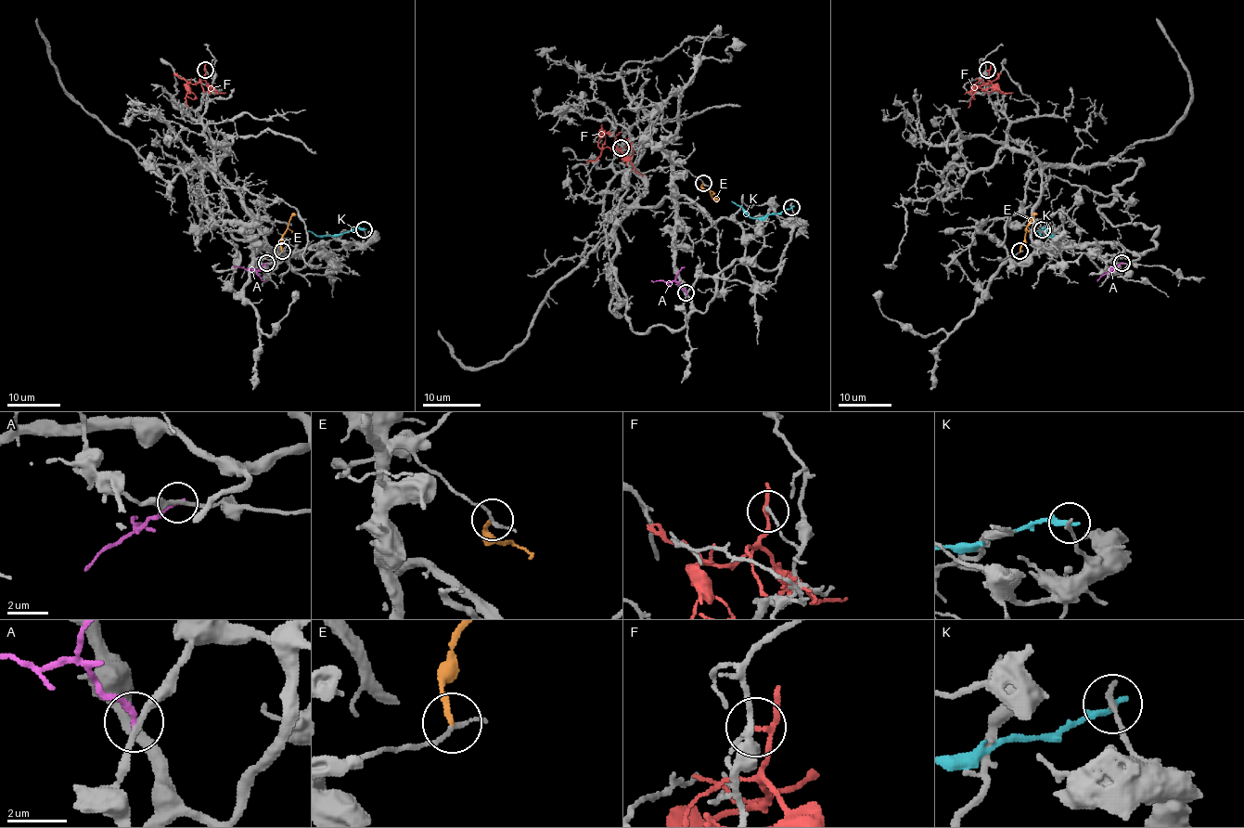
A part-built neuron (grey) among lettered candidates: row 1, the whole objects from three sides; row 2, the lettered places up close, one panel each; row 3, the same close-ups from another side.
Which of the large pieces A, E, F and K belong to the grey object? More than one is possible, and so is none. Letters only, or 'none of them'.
none of them

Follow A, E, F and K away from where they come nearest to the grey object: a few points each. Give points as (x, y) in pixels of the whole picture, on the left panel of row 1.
A: (266, 264), (255, 270), (234, 266)
E: (282, 252), (282, 237), (294, 213)
F: (205, 70), (205, 76), (199, 82), (185, 84), (188, 108)
K: (364, 228), (327, 235), (308, 231)

